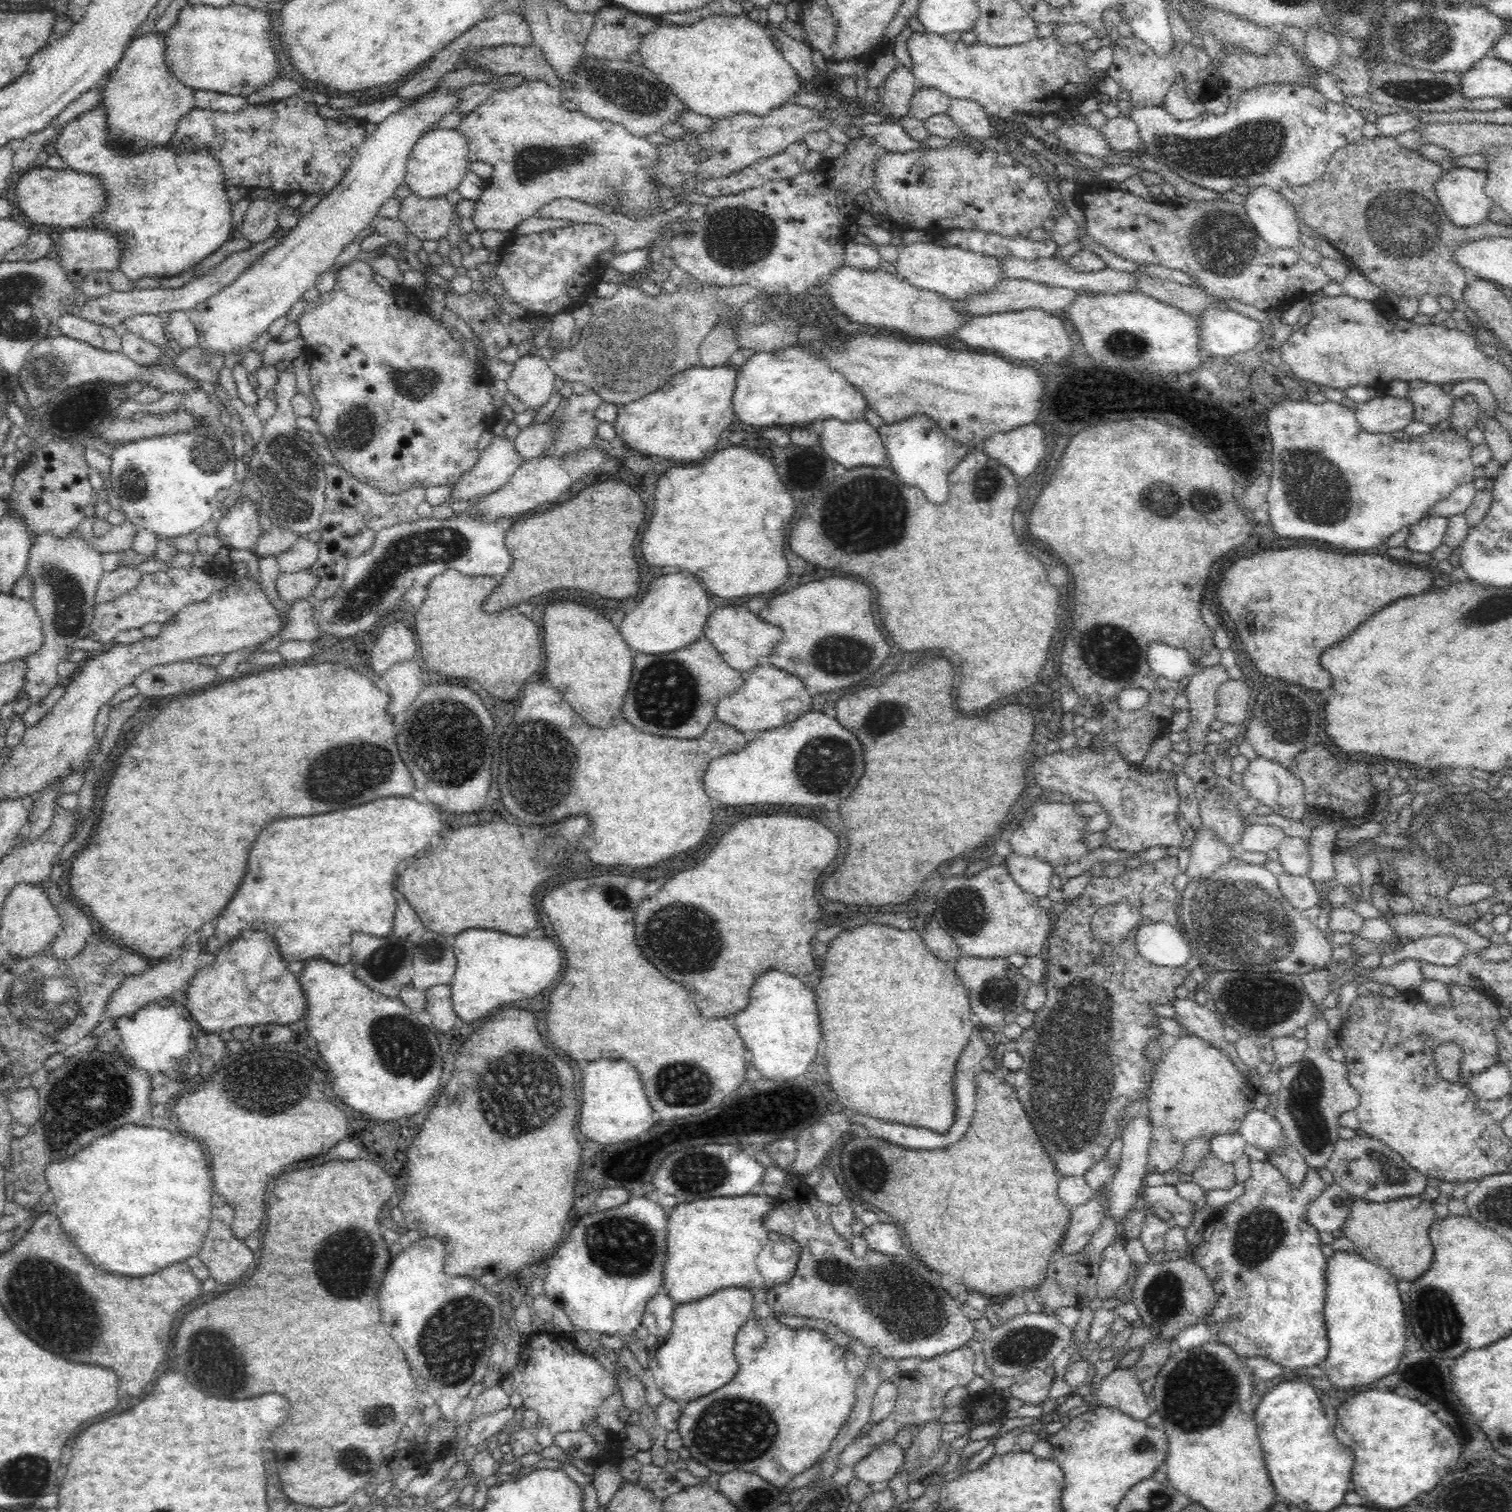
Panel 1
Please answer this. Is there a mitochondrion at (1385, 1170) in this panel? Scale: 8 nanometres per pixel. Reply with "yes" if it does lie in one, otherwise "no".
yes

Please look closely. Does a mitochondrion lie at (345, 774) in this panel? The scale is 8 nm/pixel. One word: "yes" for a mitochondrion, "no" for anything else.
yes

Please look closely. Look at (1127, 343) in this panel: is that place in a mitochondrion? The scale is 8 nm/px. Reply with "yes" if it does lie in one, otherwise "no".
yes

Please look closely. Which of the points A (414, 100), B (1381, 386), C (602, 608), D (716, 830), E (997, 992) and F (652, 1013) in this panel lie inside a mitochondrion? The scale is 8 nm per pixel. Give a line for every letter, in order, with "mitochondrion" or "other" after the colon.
A: other
B: other
C: other
D: mitochondrion
E: mitochondrion
F: other

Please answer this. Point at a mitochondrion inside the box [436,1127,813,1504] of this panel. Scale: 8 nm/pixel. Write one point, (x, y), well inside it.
(711, 1432)

